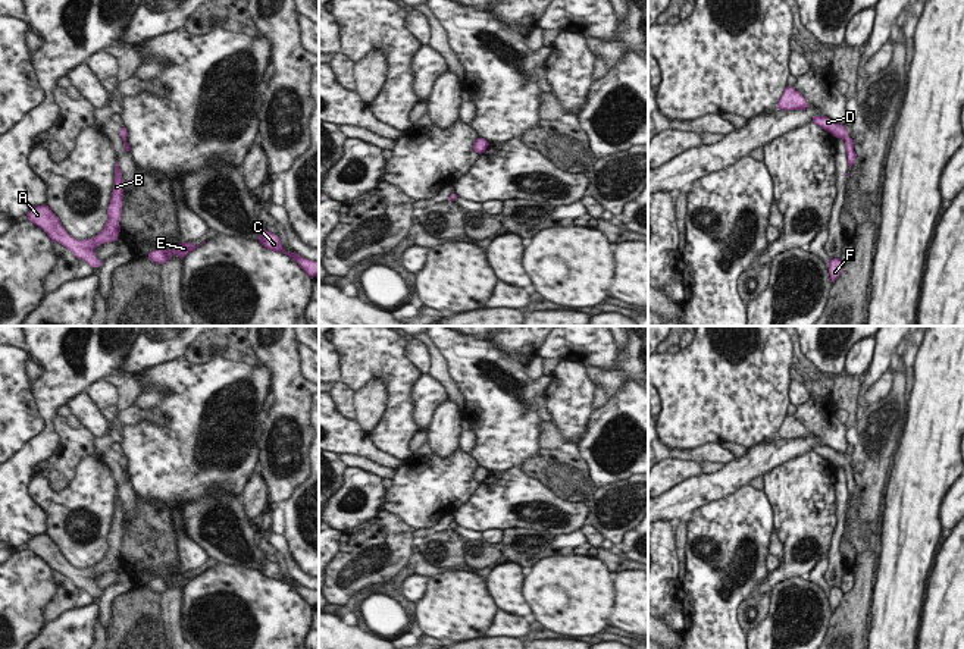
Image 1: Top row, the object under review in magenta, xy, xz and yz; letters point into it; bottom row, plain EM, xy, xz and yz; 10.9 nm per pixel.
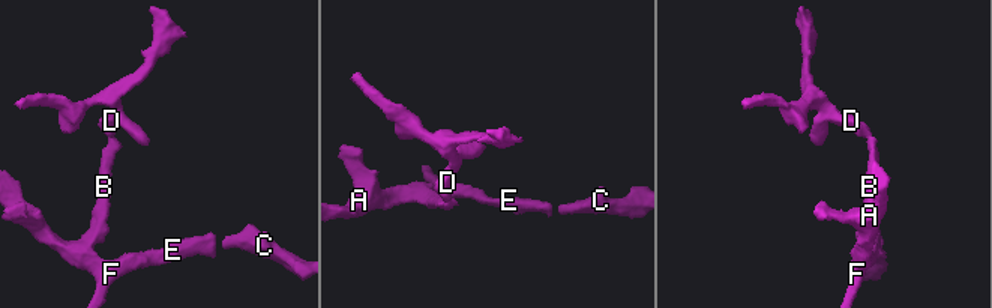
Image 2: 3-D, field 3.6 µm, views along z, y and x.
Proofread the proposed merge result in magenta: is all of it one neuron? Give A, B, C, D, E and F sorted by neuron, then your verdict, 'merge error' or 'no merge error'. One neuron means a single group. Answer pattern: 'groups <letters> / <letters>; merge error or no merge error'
groups A B C D E F; no merge error

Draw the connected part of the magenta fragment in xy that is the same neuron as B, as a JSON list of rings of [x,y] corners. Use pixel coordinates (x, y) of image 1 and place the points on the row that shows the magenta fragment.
[[[119,163],[115,166],[115,184],[107,207],[109,220],[104,229],[91,239],[78,241],[71,236],[62,226],[59,217],[50,210],[47,204],[32,207],[26,216],[28,220],[41,228],[53,242],[59,242],[68,250],[71,250],[76,258],[85,260],[91,267],[100,267],[101,260],[96,257],[96,248],[101,244],[112,242],[118,239],[120,232],[120,216],[122,216],[122,198],[123,198],[123,179],[119,169]]]

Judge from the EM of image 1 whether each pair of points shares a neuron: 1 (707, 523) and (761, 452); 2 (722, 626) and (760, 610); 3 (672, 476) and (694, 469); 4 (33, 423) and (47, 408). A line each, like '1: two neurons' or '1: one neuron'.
1: two neurons
2: two neurons
3: one neuron
4: two neurons

